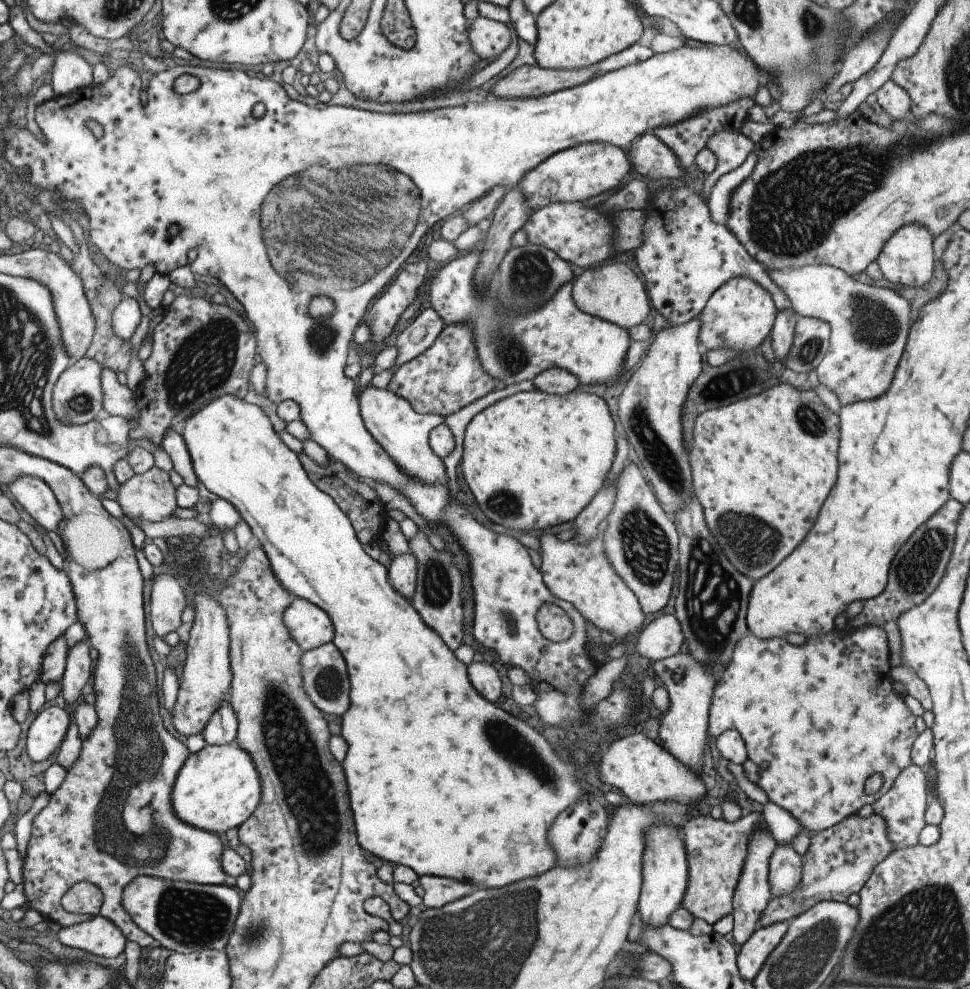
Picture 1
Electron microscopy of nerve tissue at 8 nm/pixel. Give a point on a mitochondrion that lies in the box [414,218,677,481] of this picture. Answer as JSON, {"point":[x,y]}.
{"point":[530,279]}

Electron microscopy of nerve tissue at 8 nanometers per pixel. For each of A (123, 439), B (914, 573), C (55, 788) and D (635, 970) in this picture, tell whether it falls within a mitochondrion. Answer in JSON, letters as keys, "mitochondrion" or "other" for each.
{"A":"other","B":"mitochondrion","C":"other","D":"other"}

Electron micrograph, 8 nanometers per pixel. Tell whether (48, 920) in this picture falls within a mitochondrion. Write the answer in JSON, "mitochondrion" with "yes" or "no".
{"mitochondrion":"no"}

